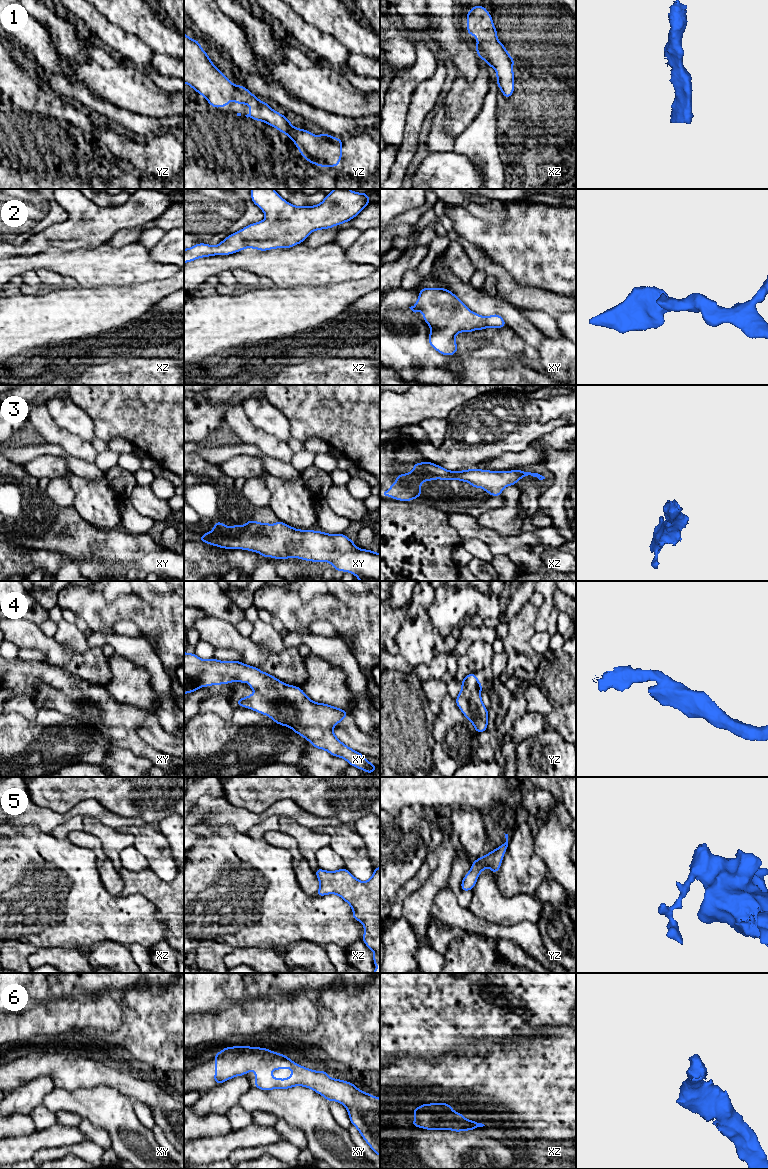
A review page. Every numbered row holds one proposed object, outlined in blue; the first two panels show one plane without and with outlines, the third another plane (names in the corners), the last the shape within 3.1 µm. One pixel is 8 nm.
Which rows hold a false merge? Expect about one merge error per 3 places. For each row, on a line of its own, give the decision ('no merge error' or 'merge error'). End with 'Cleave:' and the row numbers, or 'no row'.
1: no merge error
2: no merge error
3: no merge error
4: no merge error
5: no merge error
6: no merge error
Cleave: no row

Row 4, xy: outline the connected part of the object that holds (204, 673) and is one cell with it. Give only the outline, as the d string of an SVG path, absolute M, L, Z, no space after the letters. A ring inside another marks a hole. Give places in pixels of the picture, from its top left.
M184 652L184 694L195 692L200 687L210 685L248 682L249 688L256 692L236 701L242 706L270 717L279 725L291 728L295 733L308 740L313 747L323 749L335 757L345 759L351 766L366 773L374 773L377 765L371 764L363 754L342 743L334 734L333 727L340 723L348 714L346 710L325 704L313 702L301 688L288 685L269 673L256 667L246 665L241 661L219 661L214 657L208 660L199 658L194 653Z

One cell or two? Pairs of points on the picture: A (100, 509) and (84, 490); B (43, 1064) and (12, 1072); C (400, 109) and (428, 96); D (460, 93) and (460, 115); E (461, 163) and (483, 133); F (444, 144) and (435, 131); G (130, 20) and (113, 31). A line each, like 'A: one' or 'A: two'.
A: one
B: one
C: two
D: one
E: two
F: one
G: two

